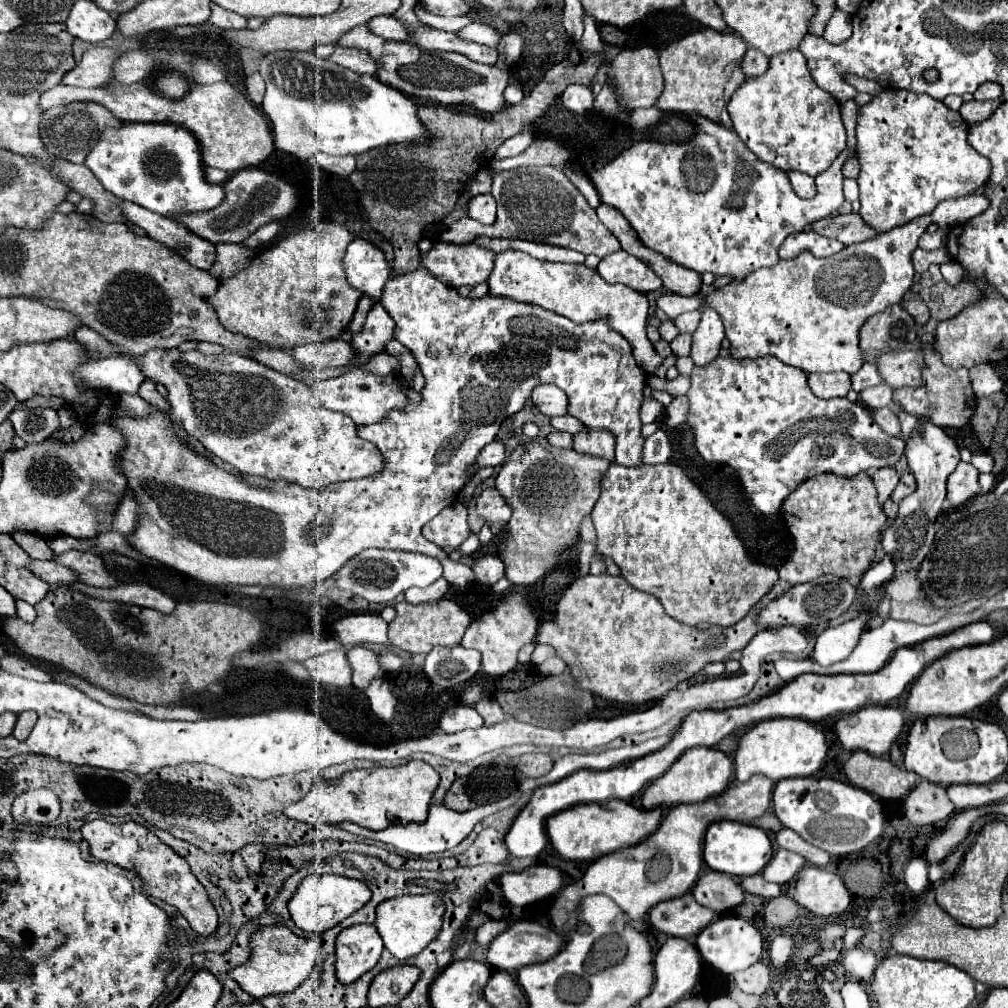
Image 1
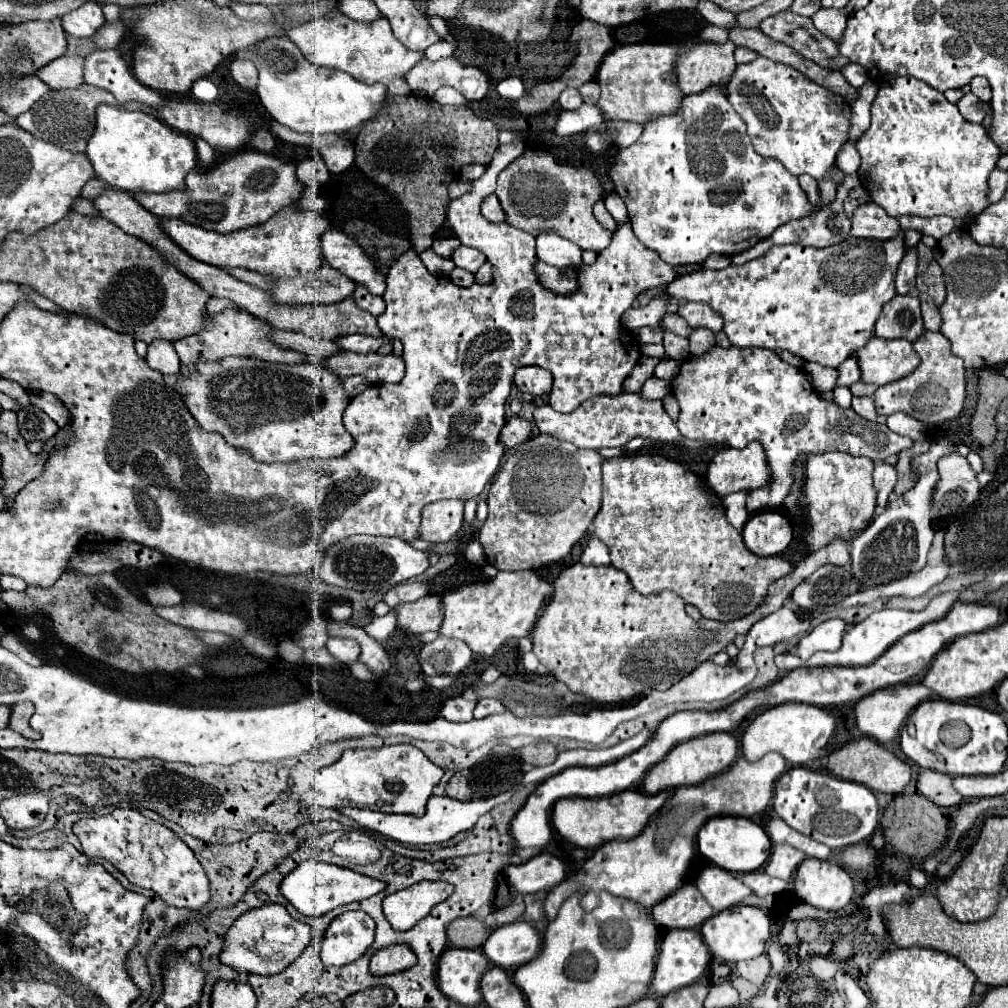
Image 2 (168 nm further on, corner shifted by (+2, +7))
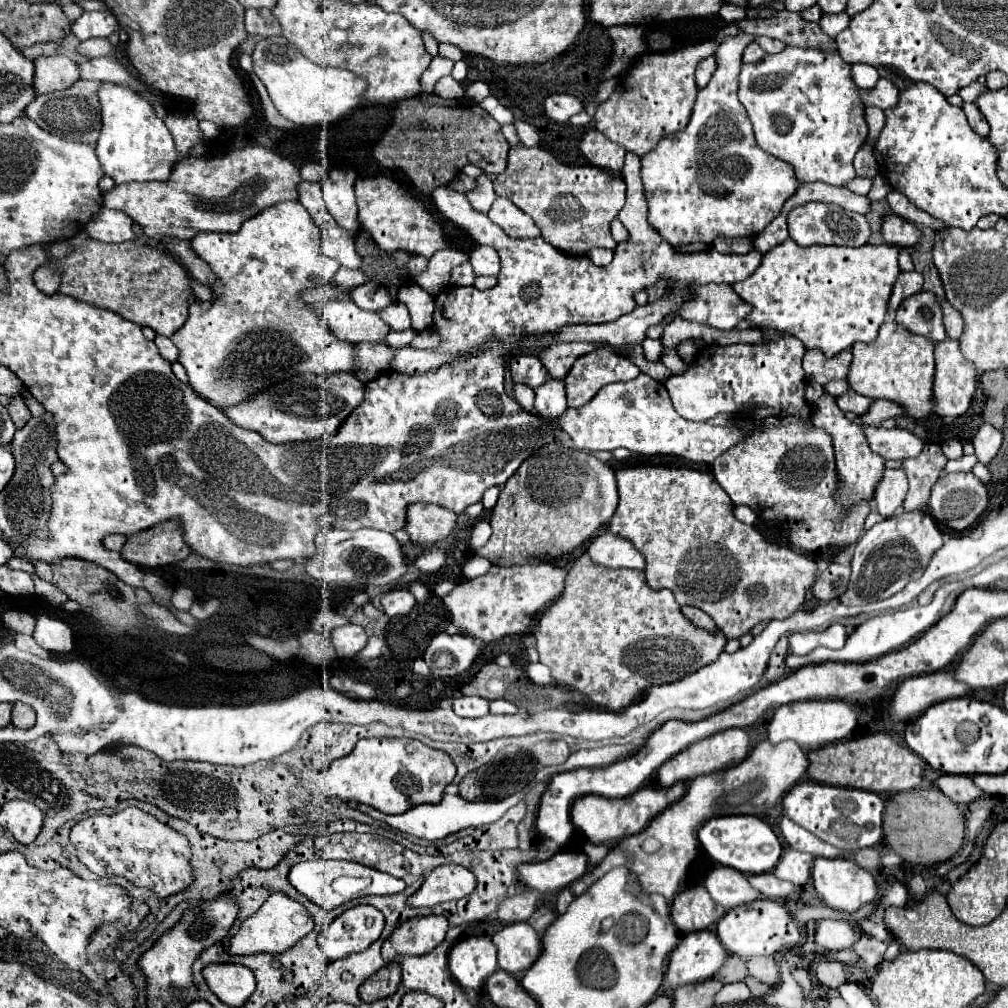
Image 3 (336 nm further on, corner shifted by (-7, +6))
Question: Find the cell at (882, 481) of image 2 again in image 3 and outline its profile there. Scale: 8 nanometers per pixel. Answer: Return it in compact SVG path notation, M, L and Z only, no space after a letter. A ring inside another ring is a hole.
M887 468L873 494L877 512L883 518L891 518L897 512L897 508L903 504L905 494L907 494L907 476L903 468L897 468L897 470Z

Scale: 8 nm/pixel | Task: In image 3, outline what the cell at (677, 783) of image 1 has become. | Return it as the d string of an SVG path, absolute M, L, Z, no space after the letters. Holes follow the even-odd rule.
M729 728L725 732L717 732L713 736L707 736L705 740L699 740L695 744L691 744L689 748L685 748L683 752L675 754L669 762L665 762L659 768L659 782L661 786L669 788L679 780L693 780L701 774L711 774L711 772L719 772L719 770L727 770L731 766L737 766L749 752L749 736L743 728Z

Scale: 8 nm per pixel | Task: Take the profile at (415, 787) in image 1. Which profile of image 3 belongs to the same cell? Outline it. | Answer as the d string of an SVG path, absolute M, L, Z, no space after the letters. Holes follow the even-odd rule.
M363 738L351 754L335 760L325 772L327 796L369 804L385 814L401 814L415 804L437 804L443 798L445 786L453 782L455 770L457 768L447 752L429 748L419 740Z

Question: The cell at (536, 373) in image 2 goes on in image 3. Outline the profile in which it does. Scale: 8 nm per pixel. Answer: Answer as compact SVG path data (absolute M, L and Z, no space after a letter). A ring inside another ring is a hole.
M527 352L515 354L509 362L509 370L511 370L513 382L521 382L521 384L527 384L531 388L541 386L549 378L545 366L541 366L537 356L527 354Z

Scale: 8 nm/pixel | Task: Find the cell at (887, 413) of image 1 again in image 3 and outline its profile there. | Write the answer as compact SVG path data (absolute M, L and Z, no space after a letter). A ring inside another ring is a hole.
M847 390L845 394L837 396L835 400L837 400L837 406L839 406L843 412L855 412L857 416L861 416L861 414L871 406L871 402L873 402L873 400L861 396L861 394L853 392L853 390Z

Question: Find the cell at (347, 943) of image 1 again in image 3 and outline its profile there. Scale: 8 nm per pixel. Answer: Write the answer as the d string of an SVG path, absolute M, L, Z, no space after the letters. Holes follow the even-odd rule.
M357 904L319 934L319 944L329 958L339 960L369 948L381 936L383 924L383 914L375 906Z

